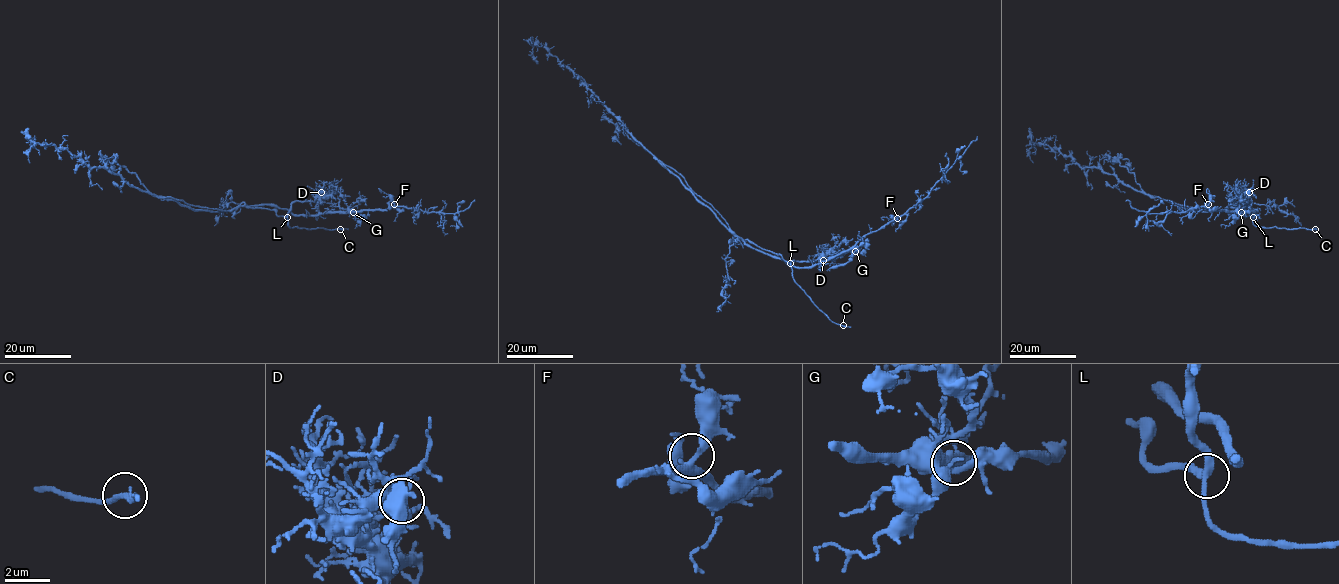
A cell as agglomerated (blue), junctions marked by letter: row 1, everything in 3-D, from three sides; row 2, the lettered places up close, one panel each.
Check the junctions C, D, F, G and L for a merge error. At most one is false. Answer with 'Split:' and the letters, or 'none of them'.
Split: D

